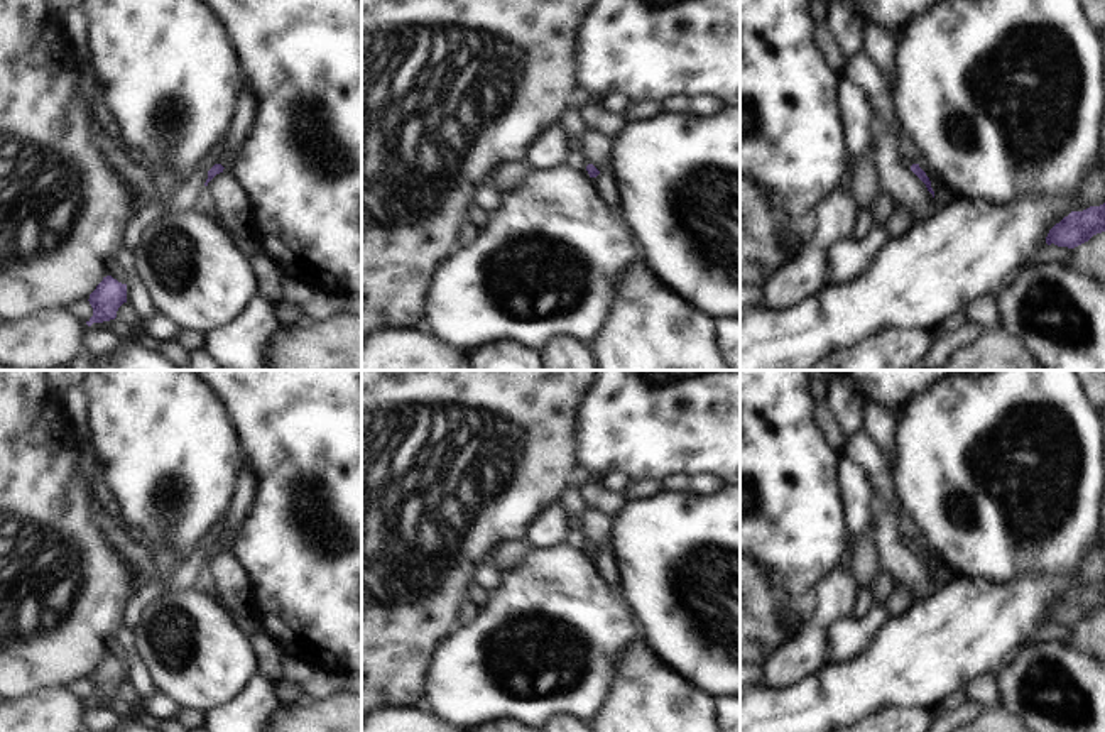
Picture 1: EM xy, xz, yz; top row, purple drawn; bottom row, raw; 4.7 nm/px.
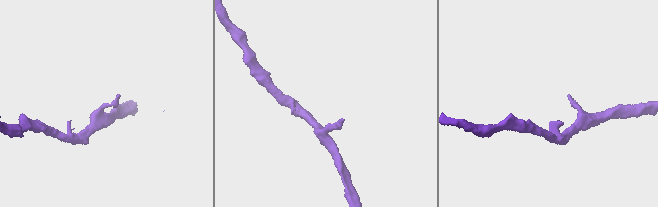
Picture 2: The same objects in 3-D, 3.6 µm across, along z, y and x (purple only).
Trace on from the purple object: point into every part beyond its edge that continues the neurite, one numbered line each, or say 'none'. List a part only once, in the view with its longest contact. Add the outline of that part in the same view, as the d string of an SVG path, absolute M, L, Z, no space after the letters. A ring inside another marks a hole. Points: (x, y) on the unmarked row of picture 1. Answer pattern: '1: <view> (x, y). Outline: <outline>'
none.

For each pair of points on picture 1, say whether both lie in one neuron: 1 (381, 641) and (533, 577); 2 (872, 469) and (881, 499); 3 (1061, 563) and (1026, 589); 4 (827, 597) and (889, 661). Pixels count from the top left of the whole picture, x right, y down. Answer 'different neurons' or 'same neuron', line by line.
1: different neurons
2: same neuron
3: different neurons
4: different neurons

